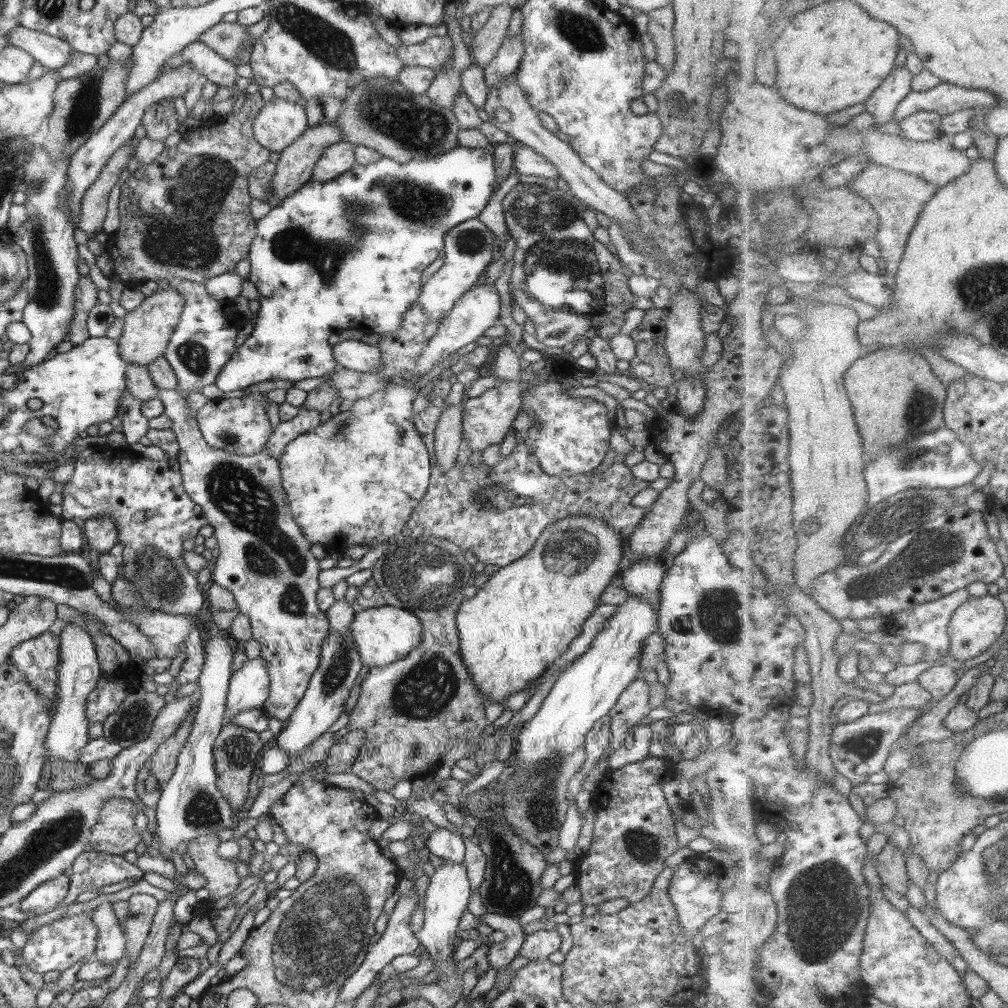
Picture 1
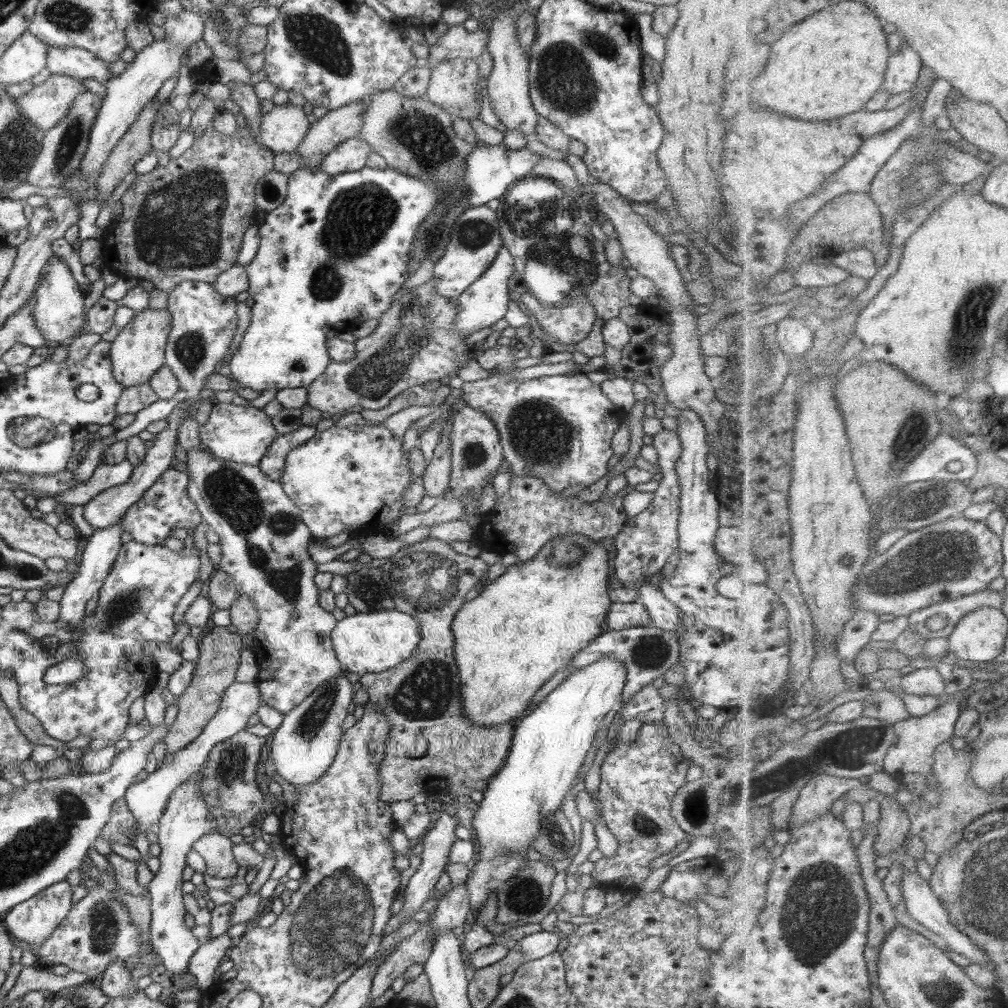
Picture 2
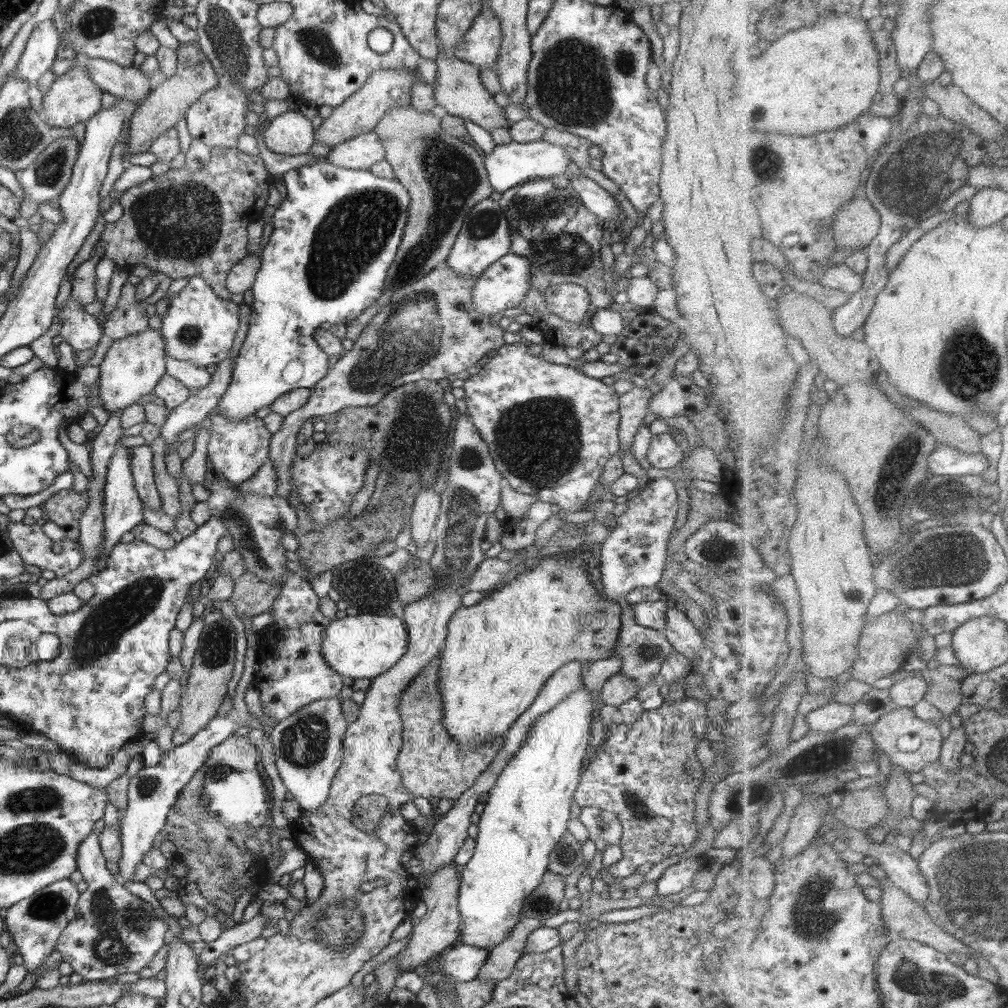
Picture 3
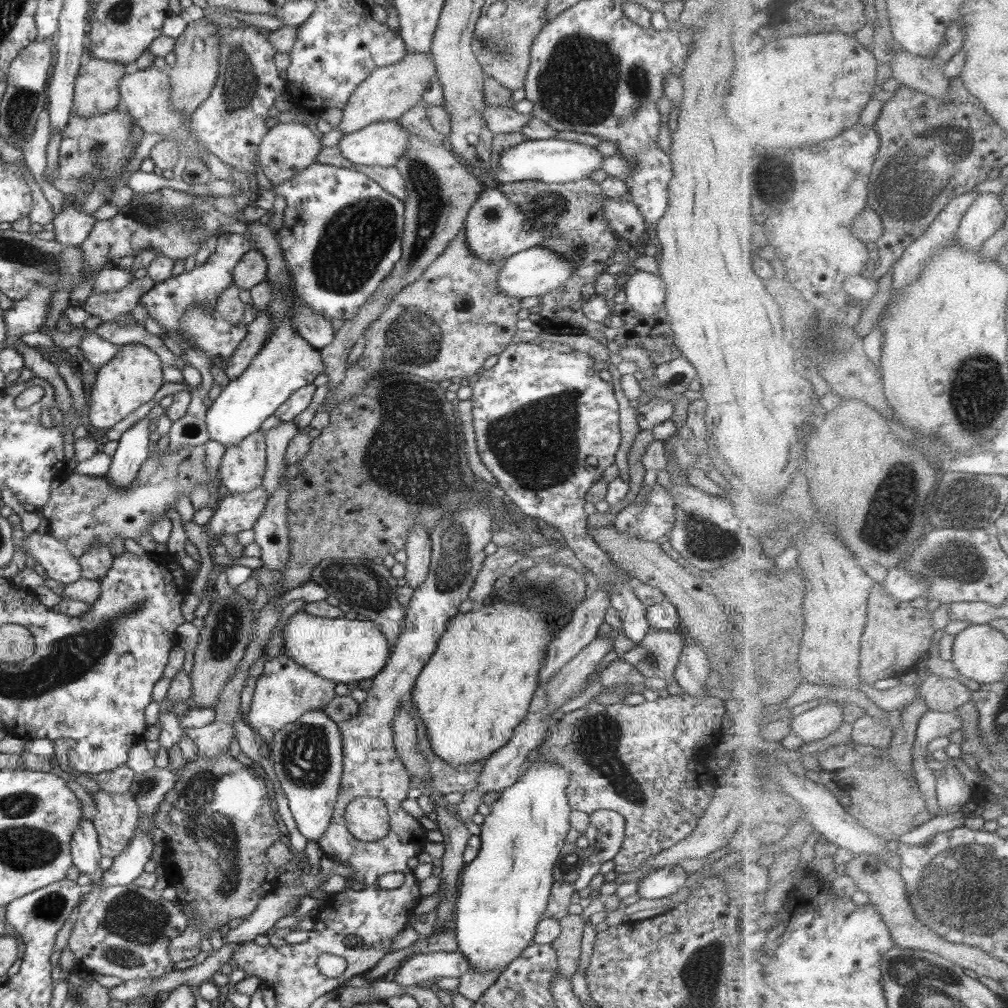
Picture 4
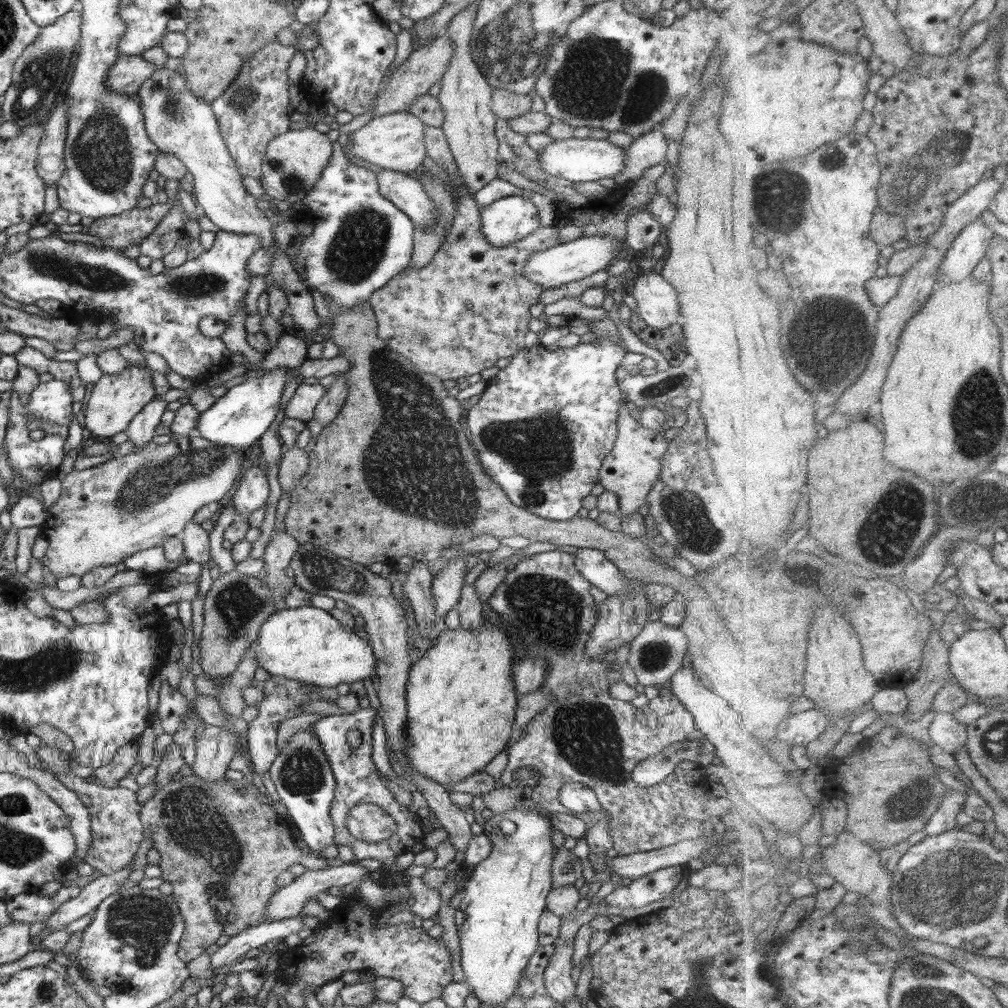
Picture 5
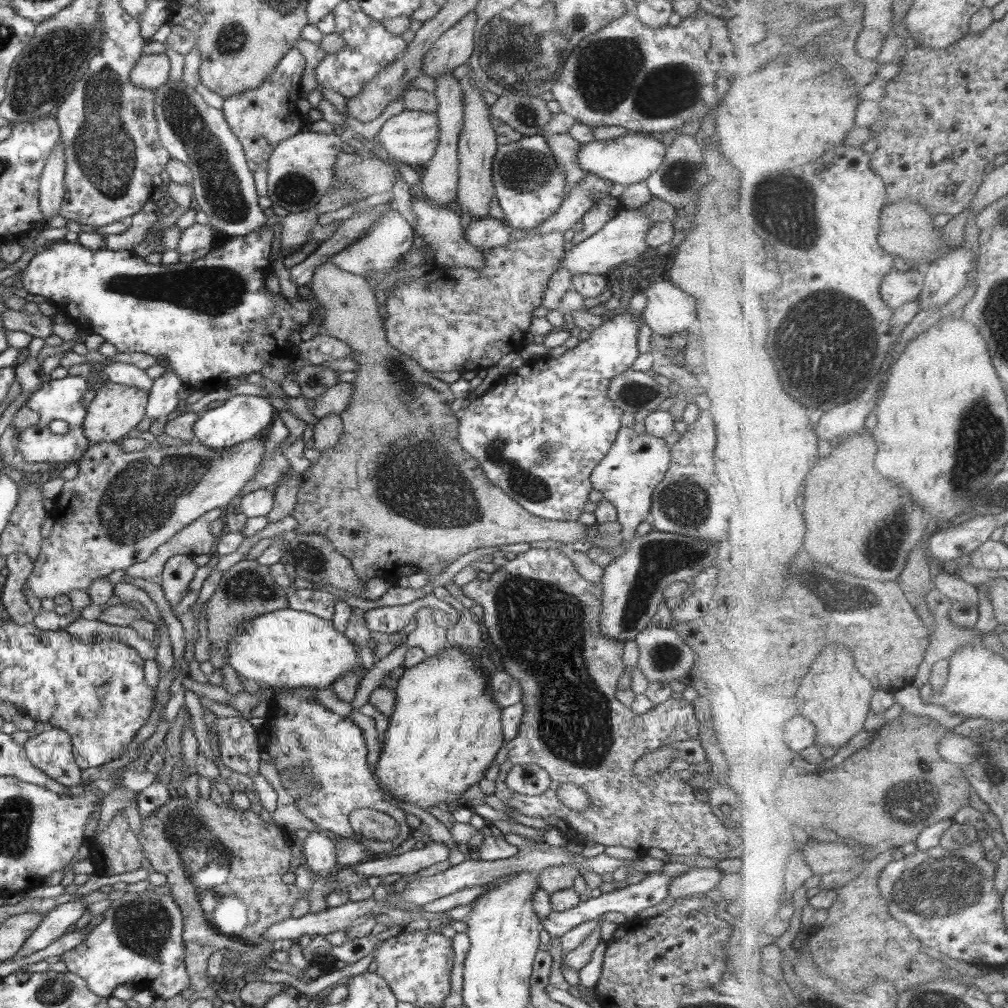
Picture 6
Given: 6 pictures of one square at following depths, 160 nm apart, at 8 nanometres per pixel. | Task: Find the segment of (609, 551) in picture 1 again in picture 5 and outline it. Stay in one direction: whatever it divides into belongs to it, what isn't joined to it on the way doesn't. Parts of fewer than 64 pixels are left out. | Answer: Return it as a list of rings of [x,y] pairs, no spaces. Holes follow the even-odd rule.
[[[488,624],[476,629],[444,630],[409,670],[406,687],[406,756],[414,773],[444,788],[484,771],[512,740],[511,726],[518,696],[512,680],[512,645],[506,633]]]

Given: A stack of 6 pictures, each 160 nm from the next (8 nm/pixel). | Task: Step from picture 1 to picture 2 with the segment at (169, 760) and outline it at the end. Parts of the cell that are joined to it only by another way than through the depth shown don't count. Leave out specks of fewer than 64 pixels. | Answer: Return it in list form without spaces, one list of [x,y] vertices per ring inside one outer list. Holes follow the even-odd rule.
[[[209,626],[198,638],[200,655],[194,661],[195,669],[191,683],[177,698],[178,713],[176,720],[163,738],[167,752],[172,754],[182,750],[199,734],[202,734],[207,722],[218,712],[226,689],[235,681],[235,674],[240,664],[241,646],[238,638],[227,627]]]

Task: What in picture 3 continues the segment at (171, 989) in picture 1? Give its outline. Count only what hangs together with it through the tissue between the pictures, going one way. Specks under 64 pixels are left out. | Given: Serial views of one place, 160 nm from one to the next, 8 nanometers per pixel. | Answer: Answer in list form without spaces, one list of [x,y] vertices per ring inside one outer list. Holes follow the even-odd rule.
[[[258,913],[251,920],[236,923],[233,927],[223,929],[222,934],[214,942],[206,943],[206,947],[200,955],[202,966],[212,966],[216,959],[230,954],[231,950],[238,945],[250,942],[260,937],[264,927],[271,923],[271,919]]]

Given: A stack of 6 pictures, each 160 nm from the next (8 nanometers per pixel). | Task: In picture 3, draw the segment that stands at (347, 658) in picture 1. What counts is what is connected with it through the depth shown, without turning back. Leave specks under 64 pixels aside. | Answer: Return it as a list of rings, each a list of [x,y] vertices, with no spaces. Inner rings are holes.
[[[338,695],[315,700],[268,728],[279,776],[295,802],[300,804],[301,814],[316,812],[326,802],[334,776],[343,764],[343,738],[349,722],[344,718],[340,703]]]

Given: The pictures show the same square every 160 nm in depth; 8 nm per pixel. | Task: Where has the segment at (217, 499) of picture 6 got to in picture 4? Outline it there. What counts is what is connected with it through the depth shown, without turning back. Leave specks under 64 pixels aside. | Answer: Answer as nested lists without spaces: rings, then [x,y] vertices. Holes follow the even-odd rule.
[[[205,444],[186,445],[177,449],[168,447],[164,450],[156,446],[152,456],[147,457],[138,469],[128,490],[116,490],[108,480],[106,475],[65,474],[60,486],[51,491],[48,503],[42,506],[42,516],[50,523],[50,535],[64,542],[68,553],[76,558],[82,557],[98,542],[110,548],[110,542],[116,537],[124,541],[137,541],[156,519],[166,517],[168,509],[174,509],[174,503],[182,493],[189,497],[196,485],[208,484]]]

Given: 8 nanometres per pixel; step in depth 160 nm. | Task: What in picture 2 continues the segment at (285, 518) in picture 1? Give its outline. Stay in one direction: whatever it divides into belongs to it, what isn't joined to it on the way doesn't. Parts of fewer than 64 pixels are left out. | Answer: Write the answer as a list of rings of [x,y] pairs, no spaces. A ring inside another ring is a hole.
[[[201,444],[189,448],[185,463],[189,476],[186,492],[209,529],[220,537],[222,560],[216,570],[222,570],[234,579],[240,594],[248,595],[259,612],[253,637],[260,666],[256,683],[262,694],[261,700],[282,714],[288,714],[319,686],[335,680],[344,669],[336,658],[330,639],[338,620],[319,605],[320,589],[314,584],[313,578],[318,572],[316,563],[308,554],[312,534],[302,522],[296,504],[284,493],[281,482],[270,481],[258,464],[246,466],[245,463],[220,460]]]

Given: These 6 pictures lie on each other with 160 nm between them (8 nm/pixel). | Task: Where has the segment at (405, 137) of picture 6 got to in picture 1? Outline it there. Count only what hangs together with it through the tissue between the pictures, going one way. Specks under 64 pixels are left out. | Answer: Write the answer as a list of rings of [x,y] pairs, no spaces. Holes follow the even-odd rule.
[[[341,141],[324,150],[314,167],[312,179],[321,183],[330,182],[356,165],[354,145]]]

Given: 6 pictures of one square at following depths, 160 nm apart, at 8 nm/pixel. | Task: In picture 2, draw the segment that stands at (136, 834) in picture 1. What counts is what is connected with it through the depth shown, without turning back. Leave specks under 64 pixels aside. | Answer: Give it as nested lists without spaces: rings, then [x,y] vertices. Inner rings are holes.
[[[125,797],[112,805],[112,812],[106,826],[101,830],[105,840],[115,840],[121,844],[134,844],[135,818],[128,808]]]

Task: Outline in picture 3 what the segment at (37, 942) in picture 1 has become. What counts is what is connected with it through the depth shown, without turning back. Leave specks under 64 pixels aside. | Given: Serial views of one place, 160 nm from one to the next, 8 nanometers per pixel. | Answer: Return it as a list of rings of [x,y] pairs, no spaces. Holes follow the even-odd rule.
[[[89,834],[77,850],[77,869],[88,888],[79,896],[75,917],[68,922],[55,946],[63,962],[70,963],[74,973],[85,982],[106,982],[125,973],[140,973],[152,963],[170,933],[166,921],[158,917],[152,905],[130,892],[118,876],[106,869],[106,862],[99,835]]]

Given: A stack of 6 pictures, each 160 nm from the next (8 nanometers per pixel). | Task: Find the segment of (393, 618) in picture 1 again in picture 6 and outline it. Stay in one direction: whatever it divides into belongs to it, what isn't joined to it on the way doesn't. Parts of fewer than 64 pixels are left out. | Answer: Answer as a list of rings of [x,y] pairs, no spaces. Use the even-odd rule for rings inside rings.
[[[290,607],[263,614],[250,622],[240,624],[240,632],[236,632],[234,638],[227,644],[226,655],[227,663],[234,668],[238,676],[244,676],[257,683],[264,682],[273,688],[330,688],[334,679],[344,672],[362,667],[354,643],[344,634],[337,632],[332,622],[316,617],[314,614],[292,610]]]

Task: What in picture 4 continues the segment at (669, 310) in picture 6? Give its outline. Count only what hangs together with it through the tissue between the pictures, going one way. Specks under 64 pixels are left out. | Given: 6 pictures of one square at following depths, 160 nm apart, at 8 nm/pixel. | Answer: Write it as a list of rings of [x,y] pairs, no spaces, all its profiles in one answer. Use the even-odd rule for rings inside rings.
[[[633,269],[623,280],[622,290],[626,295],[626,303],[637,312],[637,314],[652,316],[652,314],[656,314],[665,308],[666,284],[658,275],[640,269]]]

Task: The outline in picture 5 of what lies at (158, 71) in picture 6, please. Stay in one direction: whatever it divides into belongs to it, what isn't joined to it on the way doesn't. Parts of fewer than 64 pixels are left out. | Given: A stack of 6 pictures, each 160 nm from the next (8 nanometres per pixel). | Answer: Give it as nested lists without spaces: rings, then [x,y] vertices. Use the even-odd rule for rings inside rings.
[[[120,56],[120,59],[112,65],[112,69],[106,75],[104,86],[110,92],[116,94],[126,94],[126,96],[136,96],[142,84],[152,77],[157,69],[154,64],[146,62],[144,58],[138,56]]]

